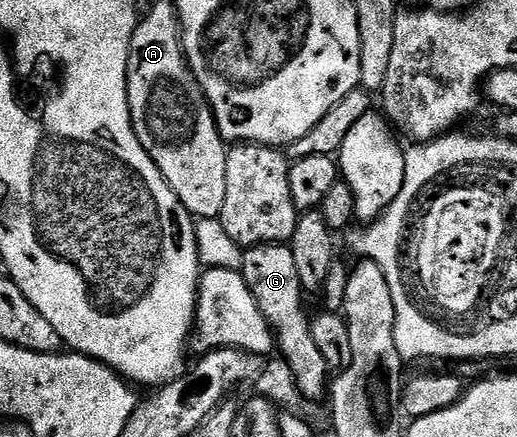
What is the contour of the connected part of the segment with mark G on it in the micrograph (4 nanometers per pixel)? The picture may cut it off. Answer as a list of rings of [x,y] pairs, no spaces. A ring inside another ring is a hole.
[[[260,243],[248,248],[241,256],[240,273],[255,297],[255,304],[272,327],[276,350],[291,369],[298,392],[313,403],[319,402],[324,395],[326,398],[331,387],[331,368],[323,353],[319,353],[315,337],[311,337],[311,319],[308,314],[305,316],[307,295],[301,289],[291,249],[284,243]]]

